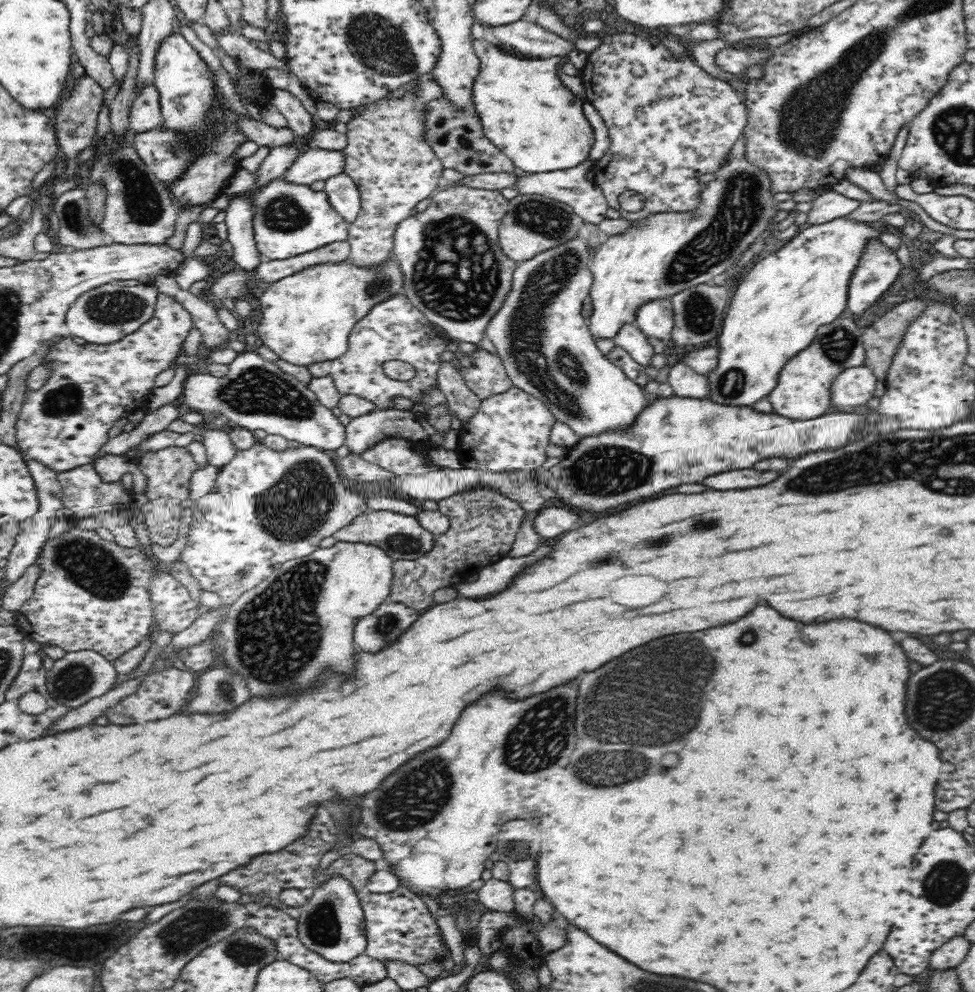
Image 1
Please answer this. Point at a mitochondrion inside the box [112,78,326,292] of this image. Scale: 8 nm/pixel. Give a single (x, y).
(283, 214)

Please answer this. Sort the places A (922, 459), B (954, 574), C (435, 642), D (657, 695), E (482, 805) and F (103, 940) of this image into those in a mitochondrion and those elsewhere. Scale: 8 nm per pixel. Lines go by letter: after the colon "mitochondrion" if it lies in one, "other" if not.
A: mitochondrion
B: other
C: other
D: mitochondrion
E: other
F: other

